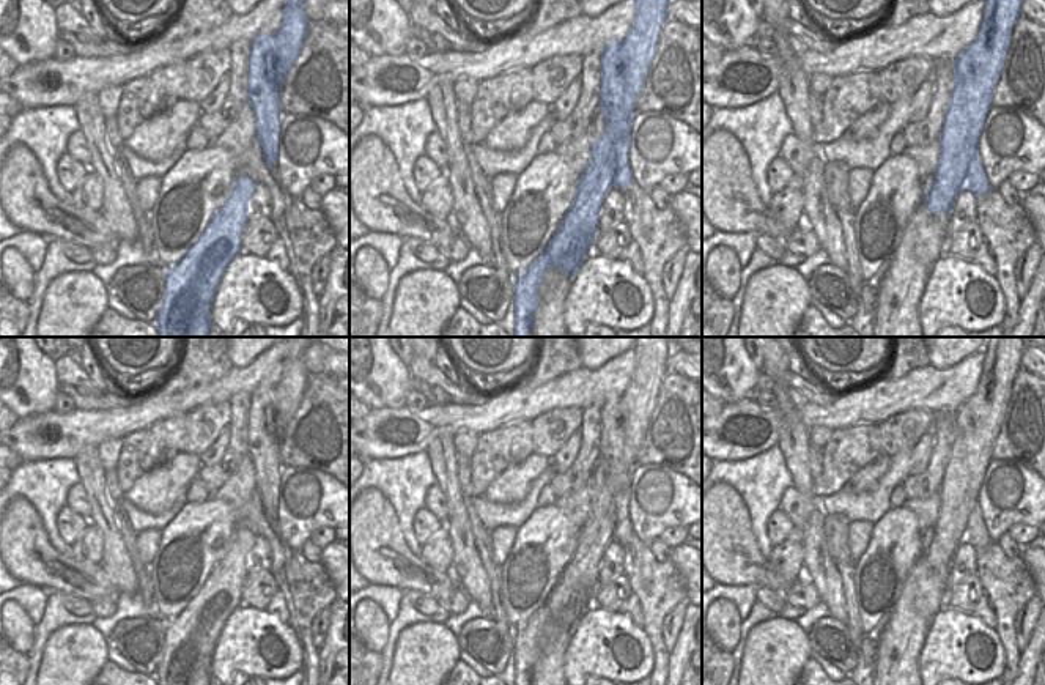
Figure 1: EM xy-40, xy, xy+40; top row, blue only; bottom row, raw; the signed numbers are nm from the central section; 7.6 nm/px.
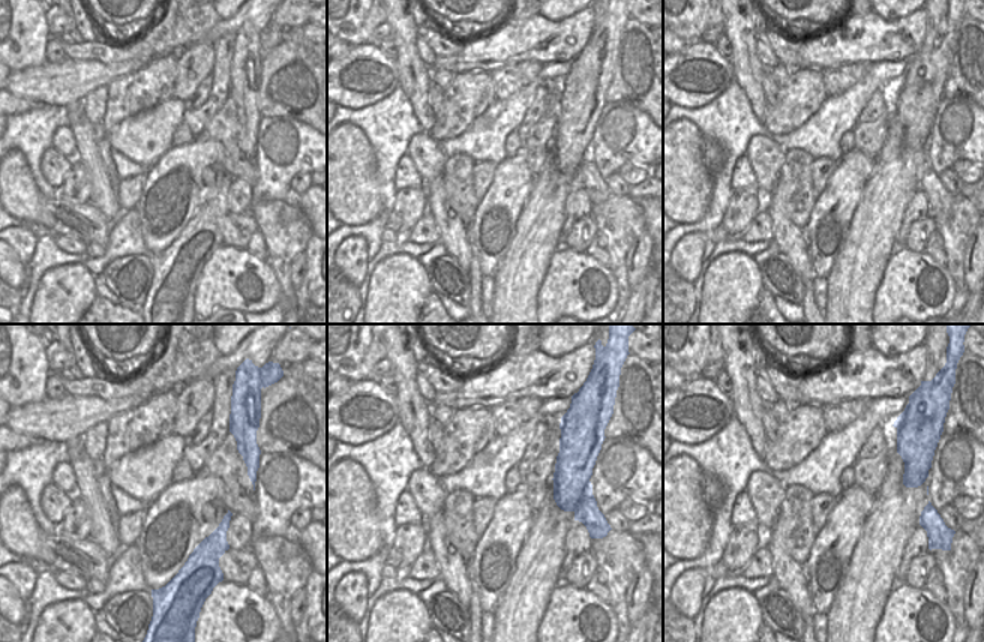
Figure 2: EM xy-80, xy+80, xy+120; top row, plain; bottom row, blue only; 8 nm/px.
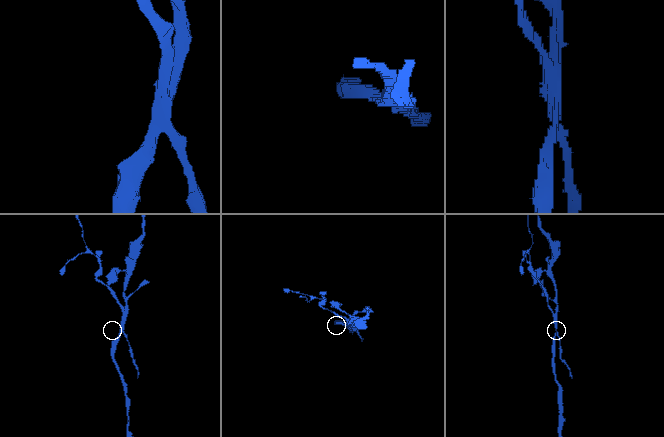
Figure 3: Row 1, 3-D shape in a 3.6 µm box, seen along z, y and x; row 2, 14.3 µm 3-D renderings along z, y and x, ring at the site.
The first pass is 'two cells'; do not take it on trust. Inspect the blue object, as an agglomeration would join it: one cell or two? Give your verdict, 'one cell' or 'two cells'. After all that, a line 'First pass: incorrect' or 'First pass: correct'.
two cells
First pass: correct

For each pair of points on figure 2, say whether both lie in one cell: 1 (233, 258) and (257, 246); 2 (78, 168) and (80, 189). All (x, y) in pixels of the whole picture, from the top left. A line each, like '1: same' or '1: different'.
1: different
2: same

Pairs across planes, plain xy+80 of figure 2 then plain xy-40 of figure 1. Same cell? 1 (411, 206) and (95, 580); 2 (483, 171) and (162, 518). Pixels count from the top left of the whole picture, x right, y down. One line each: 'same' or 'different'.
1: different
2: different

